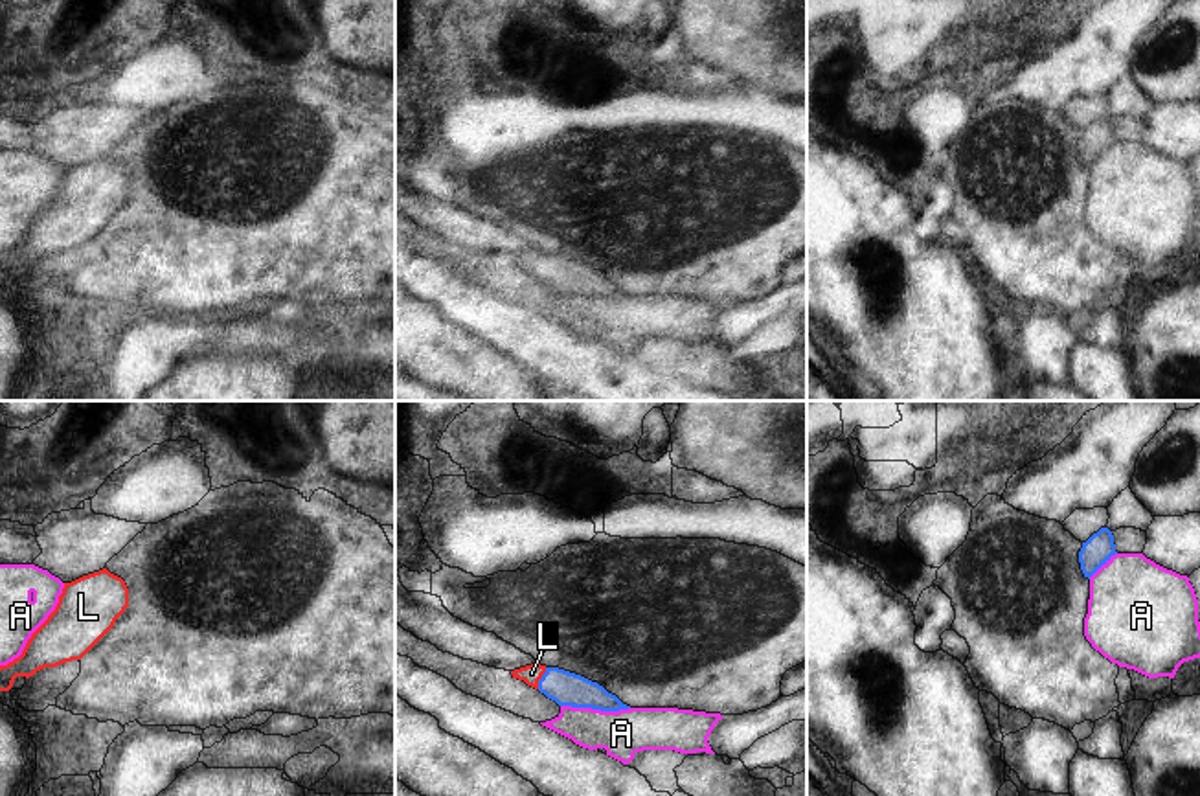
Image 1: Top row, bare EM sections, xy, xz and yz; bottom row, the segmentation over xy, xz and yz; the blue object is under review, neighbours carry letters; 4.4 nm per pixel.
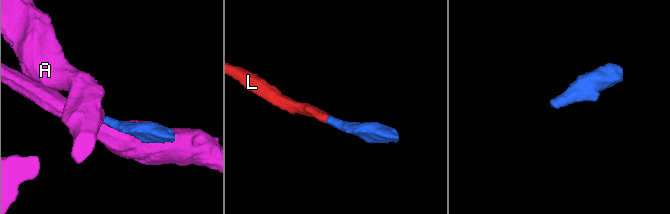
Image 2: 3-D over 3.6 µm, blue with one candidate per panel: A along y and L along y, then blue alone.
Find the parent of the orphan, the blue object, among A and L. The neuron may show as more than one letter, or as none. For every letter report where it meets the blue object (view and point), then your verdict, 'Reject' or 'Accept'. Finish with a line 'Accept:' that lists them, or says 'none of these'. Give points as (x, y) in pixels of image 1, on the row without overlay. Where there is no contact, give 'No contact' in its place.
A: Touches blue at xz (596, 296). Reject
L: Touches blue at xz (541, 267). Accept
Accept: L.

